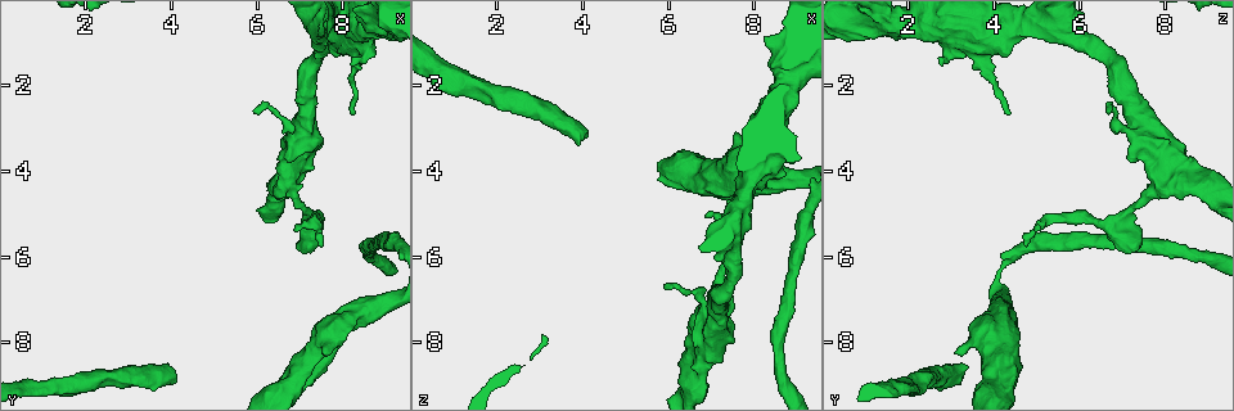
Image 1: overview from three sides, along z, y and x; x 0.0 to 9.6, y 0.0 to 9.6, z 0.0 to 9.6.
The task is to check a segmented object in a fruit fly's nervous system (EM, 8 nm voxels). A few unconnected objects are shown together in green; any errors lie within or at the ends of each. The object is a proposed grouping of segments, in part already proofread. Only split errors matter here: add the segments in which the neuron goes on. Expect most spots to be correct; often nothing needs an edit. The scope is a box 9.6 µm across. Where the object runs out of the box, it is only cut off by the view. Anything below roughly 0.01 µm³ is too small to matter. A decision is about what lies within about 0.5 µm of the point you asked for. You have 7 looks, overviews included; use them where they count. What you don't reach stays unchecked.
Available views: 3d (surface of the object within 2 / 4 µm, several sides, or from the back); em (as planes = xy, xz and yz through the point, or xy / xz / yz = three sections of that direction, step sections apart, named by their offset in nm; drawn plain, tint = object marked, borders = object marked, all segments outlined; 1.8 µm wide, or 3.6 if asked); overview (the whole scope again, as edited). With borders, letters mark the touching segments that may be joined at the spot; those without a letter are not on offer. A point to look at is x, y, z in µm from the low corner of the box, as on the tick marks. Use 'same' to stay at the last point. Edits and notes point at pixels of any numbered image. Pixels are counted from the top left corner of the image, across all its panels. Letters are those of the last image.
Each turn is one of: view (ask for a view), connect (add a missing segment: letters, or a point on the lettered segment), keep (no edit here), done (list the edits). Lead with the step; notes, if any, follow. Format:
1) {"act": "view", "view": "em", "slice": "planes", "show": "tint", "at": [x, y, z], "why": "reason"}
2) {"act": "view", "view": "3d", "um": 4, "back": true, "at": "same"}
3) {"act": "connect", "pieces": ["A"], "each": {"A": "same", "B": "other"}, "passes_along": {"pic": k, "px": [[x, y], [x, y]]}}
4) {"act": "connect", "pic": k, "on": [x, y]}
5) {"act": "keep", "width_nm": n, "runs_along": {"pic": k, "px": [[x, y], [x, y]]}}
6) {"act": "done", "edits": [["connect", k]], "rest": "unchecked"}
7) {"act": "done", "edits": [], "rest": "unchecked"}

{"act": "view", "view": "em", "um": 3.6, "slice": "planes", "show": "borders", "at": [7.25, 3.55, 8.40], "why": "stops while still wide"}

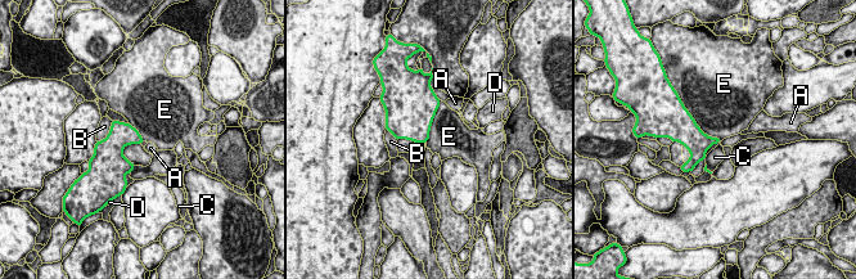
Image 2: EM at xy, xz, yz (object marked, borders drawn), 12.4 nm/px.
{"act": "keep", "each": {"A": "other", "B": "other", "C": "other", "D": "other", "E": "other"}, "border": {"pic": 2, "px": [[684, 107], [706, 134], [721, 140]]}, "found": "none of them fits"}

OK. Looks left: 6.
{"act": "view", "view": "em", "slice": "planes", "show": "borders", "at": [8.25, 1.50, 2.75]}

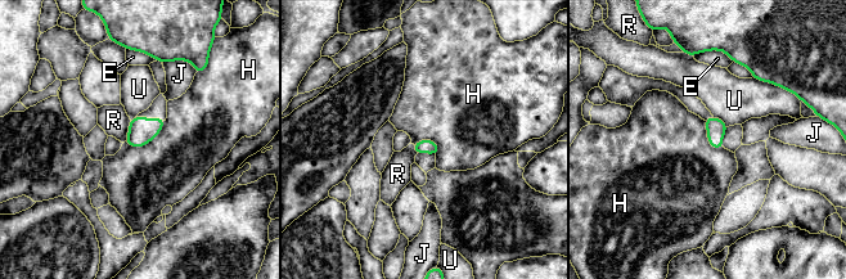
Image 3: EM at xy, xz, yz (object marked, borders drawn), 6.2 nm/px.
{"act": "keep", "each": {"E": "other", "H": "other", "J": "other", "R": "other", "U": "other"}, "border": {"pic": 3, "px": [[166, 120], [143, 145], [125, 142]]}, "found": "no lettered segment goes on from it"}

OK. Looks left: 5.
{"act": "view", "view": "3d", "um": 4, "at": [7.50, 5.75, 4.75], "why": "an open end"}

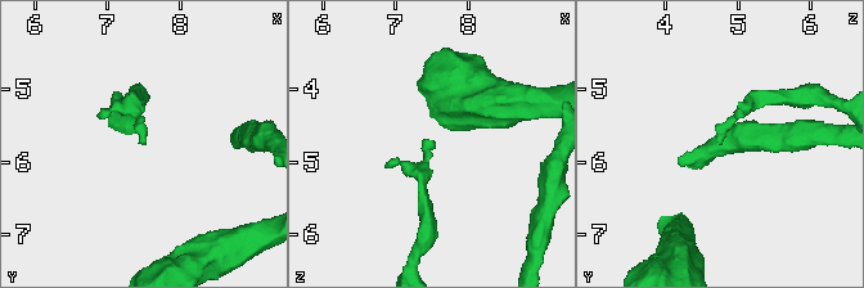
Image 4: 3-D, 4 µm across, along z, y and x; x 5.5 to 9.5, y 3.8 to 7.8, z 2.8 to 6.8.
{"act": "view", "view": "em", "slice": "planes", "show": "tint", "at": [7.50, 5.75, 4.75], "why": "need the tissue"}

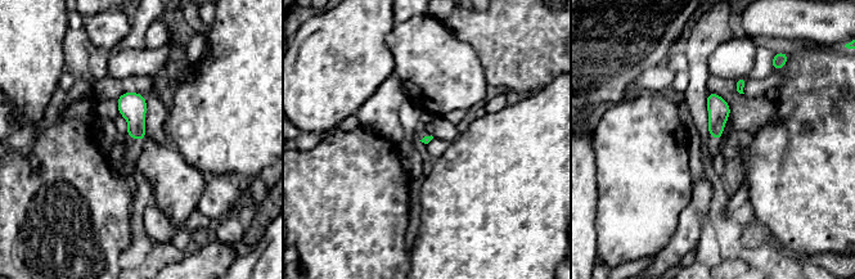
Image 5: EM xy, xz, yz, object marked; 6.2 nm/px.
{"act": "view", "view": "em", "slice": "planes", "show": "borders", "at": "same"}

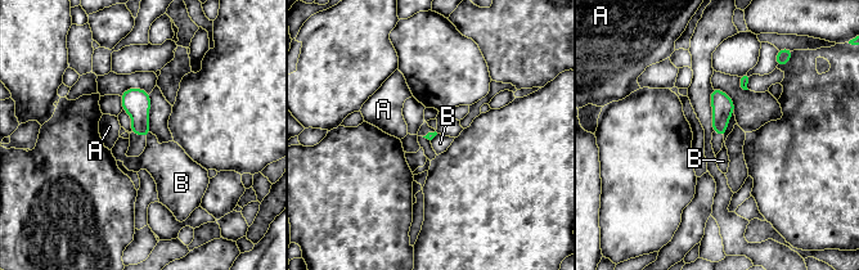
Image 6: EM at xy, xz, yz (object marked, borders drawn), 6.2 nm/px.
{"act": "keep", "each": {"A": "other", "B": "other"}, "border": {"pic": 6, "px": [[733, 109], [723, 136]]}, "found": "none of them fits"}

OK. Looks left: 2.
{"act": "done", "edits": [], "rest": "unchecked"}

